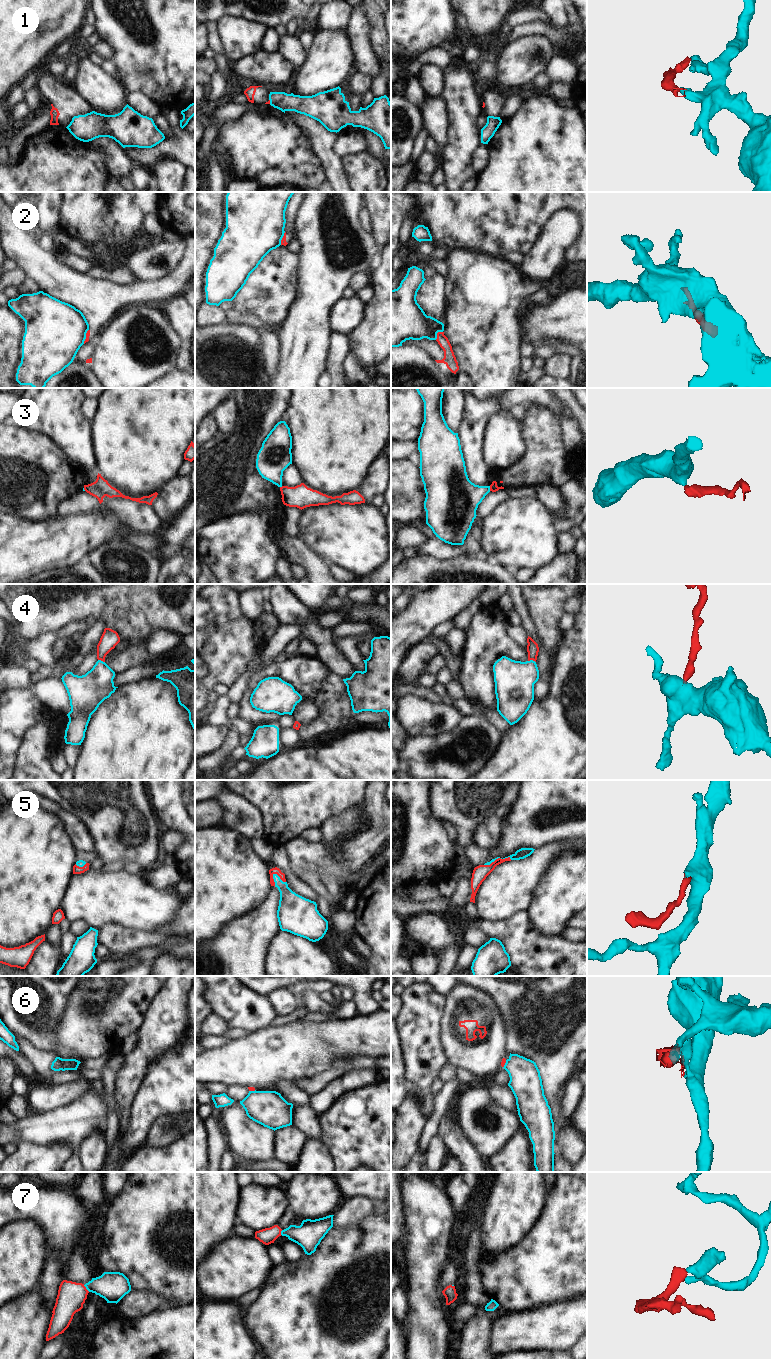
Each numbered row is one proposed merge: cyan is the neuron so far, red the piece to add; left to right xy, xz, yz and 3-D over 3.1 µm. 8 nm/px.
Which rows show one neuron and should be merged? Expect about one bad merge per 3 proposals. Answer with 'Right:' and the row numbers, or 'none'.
Right: 4, 5, 7

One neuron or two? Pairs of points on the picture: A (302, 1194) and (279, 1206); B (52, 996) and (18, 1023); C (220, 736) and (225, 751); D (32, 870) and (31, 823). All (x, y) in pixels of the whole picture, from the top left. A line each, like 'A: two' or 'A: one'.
A: two
B: one
C: two
D: one

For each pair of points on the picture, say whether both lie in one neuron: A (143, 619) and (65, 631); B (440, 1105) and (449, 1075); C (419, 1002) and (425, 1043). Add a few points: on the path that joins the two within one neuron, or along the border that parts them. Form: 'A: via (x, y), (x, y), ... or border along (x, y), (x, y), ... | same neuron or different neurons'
A: border along (84, 619), (69, 621), (61, 626) | different neurons
B: border along (456, 1077), (445, 1083) | different neurons
C: via (420, 1012), (420, 1033) | same neuron

